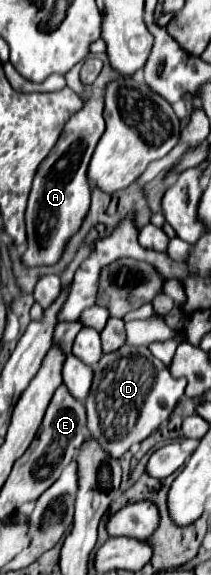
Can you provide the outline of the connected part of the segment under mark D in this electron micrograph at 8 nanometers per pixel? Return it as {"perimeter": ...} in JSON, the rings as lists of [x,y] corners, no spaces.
{"perimeter":[[[124,345],[116,353],[102,355],[94,367],[94,383],[86,401],[90,439],[98,441],[112,459],[120,459],[134,443],[150,437],[170,419],[184,387],[186,381],[174,379],[146,347]]]}

